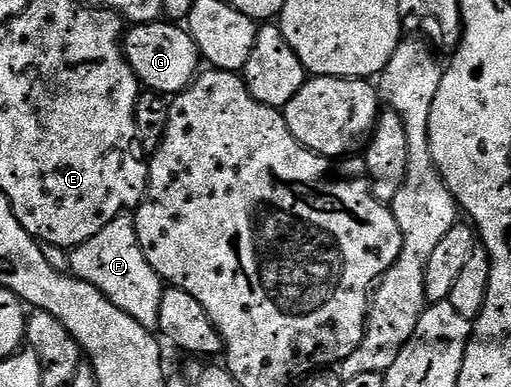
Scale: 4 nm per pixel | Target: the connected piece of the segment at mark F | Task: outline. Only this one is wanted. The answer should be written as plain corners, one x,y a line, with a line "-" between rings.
129,213
121,214
119,218
112,220
112,224
100,228
100,232
92,236
92,240
73,247
69,254
68,270
73,277
95,286
116,308
130,314
132,320
139,322
146,330
157,331
164,283
152,264
144,260
134,220

